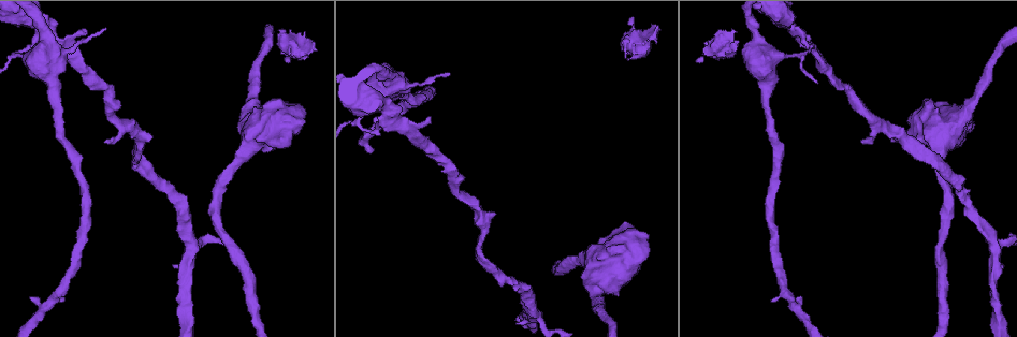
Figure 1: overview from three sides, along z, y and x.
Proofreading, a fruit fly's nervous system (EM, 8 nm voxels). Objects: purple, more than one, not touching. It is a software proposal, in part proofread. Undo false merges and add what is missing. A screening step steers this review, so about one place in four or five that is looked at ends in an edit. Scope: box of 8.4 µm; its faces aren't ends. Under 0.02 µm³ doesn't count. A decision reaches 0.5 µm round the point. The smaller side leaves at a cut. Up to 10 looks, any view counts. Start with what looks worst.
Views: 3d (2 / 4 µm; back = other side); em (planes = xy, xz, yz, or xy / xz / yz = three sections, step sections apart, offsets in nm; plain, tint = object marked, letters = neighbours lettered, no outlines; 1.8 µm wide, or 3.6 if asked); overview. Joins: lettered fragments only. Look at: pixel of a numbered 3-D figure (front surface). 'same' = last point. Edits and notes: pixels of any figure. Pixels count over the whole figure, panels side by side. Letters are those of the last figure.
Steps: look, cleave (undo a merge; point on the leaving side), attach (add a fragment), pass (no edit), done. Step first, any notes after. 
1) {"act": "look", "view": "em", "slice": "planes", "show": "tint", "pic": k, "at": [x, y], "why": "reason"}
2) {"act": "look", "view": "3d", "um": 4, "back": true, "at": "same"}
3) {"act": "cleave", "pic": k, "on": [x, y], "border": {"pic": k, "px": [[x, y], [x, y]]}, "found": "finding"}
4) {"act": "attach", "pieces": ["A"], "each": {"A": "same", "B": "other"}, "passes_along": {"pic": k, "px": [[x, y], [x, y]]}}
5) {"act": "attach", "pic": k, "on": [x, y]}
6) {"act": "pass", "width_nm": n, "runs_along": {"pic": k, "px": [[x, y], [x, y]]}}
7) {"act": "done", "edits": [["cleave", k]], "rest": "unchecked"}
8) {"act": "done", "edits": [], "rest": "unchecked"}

{"act": "look", "view": "3d", "um": 2, "pic": 1, "at": [313, 41], "why": "branch stops here"}

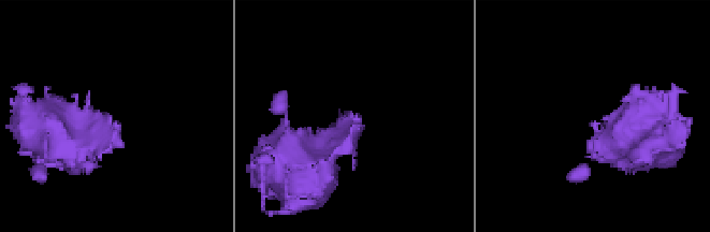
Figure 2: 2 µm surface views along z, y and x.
{"act": "look", "view": "em", "slice": "xy", "step": 16, "show": "letters", "pic": 2, "at": [357, 116], "why": "need the tissue"}

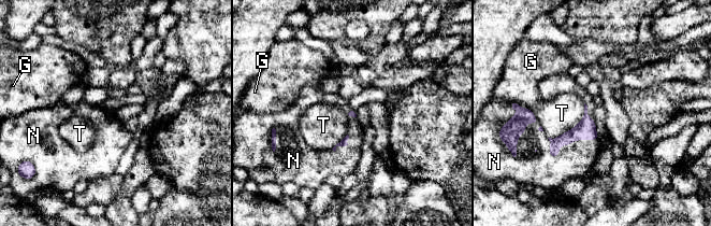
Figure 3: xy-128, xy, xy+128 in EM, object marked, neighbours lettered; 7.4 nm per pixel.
{"act": "look", "view": "em", "slice": "planes", "show": "letters", "at": "same", "why": "another direction"}

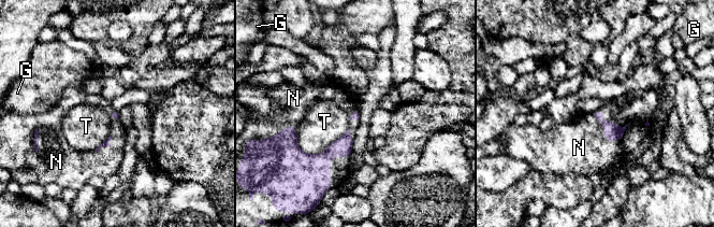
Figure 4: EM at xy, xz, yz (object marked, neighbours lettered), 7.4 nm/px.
{"act": "attach", "pieces": ["N"], "each": {"G": "other", "N": "same", "T": "other"}, "found": "the neuron continues"}

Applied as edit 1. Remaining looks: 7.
{"act": "look", "view": "3d", "um": 2, "pic": 1, "at": [135, 153], "why": "a narrow waist"}

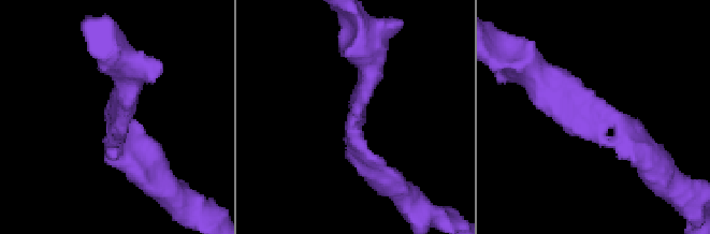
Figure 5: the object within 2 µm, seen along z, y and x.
{"act": "look", "view": "em", "slice": "xy", "step": 4, "show": "tint", "pic": 5, "at": [354, 108], "why": "need the tissue"}

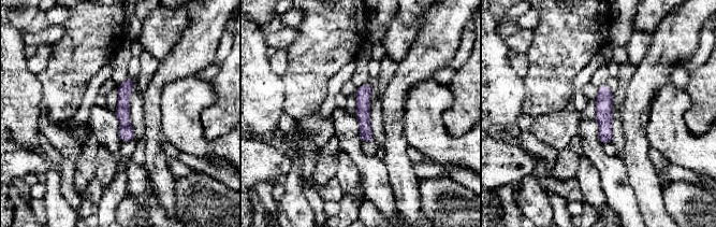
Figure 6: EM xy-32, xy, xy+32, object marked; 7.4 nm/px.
{"act": "look", "view": "em", "slice": "planes", "show": "letters", "at": "same"}

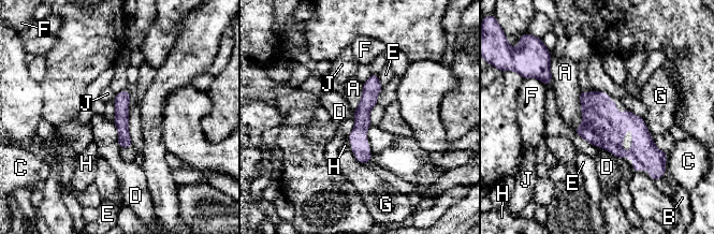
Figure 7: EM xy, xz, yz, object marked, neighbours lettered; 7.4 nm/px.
{"act": "pass", "each": {"A": "other", "B": "other", "C": "other", "D": "other", "E": "other", "F": "other", "G": "other", "H": "other", "J": "other"}, "border": {"pic": 7, "px": [[113, 121], [120, 148]]}, "found": "continuous, no second neuron"}

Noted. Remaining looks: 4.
{"act": "look", "view": "em", "um": 3.6, "slice": "yz", "step": 8, "show": "tint", "pic": 1, "at": [599, 288], "why": "sudden change in width"}

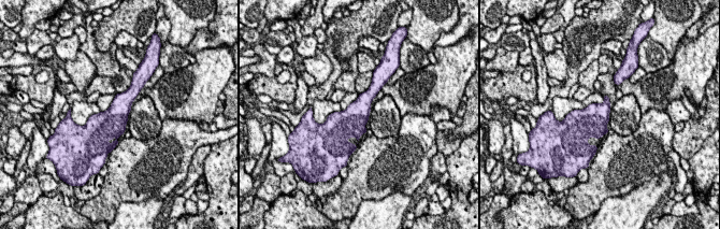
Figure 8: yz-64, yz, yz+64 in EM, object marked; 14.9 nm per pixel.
{"act": "look", "view": "em", "um": 3.6, "slice": "yz", "step": 8, "show": "letters", "at": "same"}

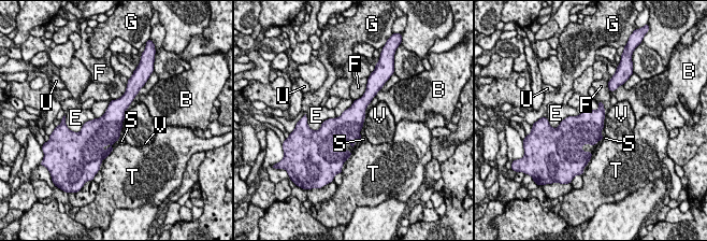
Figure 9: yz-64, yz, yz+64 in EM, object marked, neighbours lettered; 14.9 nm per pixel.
{"act": "pass", "each": {"B": "other", "E": "other", "F": "other", "G": "other", "S": "other", "T": "other", "U": "other", "V": "other"}, "border": {"pic": 9, "px": [[605, 116], [603, 128]]}, "found": "all the same neuron"}

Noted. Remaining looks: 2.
{"act": "look", "view": "3d", "um": 4, "pic": 1, "at": [648, 234], "why": "stops while still wide"}

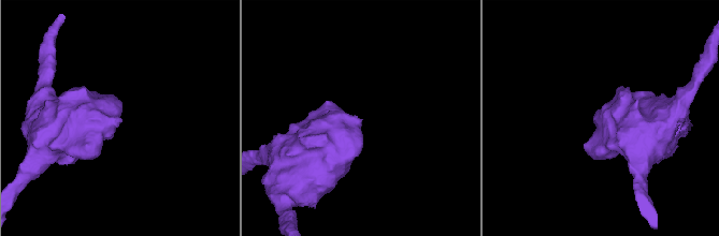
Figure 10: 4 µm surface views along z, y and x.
{"act": "look", "view": "em", "um": 3.6, "slice": "planes", "show": "letters", "pic": 10, "at": [119, 123], "why": "now the EM"}

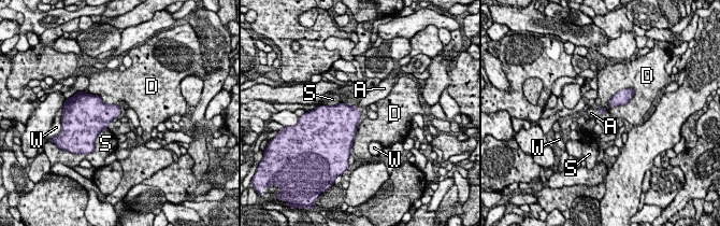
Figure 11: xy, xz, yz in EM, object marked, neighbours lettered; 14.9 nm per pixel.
{"act": "attach", "pieces": ["A"], "longest_contact_nm": ["D", 420], "each": {"A": "same", "D": "other", "S": "other", "W": "other"}, "passes_along": {"pic": 11, "px": [[343, 118], [357, 110], [369, 98]]}, "found": "the neuron continues"}

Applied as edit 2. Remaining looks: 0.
{"act": "done", "edits": [["attach", 4], ["attach", 11]], "rest": "unchecked"}

